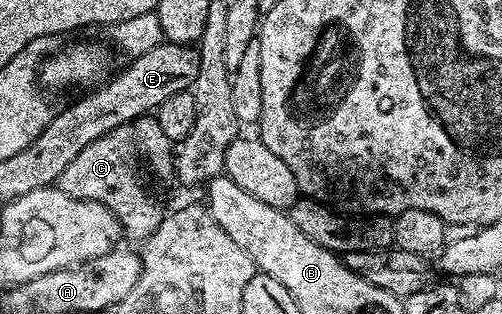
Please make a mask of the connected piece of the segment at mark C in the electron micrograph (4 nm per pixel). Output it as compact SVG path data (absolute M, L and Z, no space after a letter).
M153 115L139 116L131 124L121 124L116 130L96 138L96 142L84 146L80 154L72 162L68 162L64 174L60 174L56 187L64 194L81 200L100 202L118 219L122 231L128 237L145 241L160 226L164 208L158 205L158 200L142 185L138 177L137 160L147 160L150 168L160 175L171 175L174 166L172 141L164 130L160 130L160 122Z

